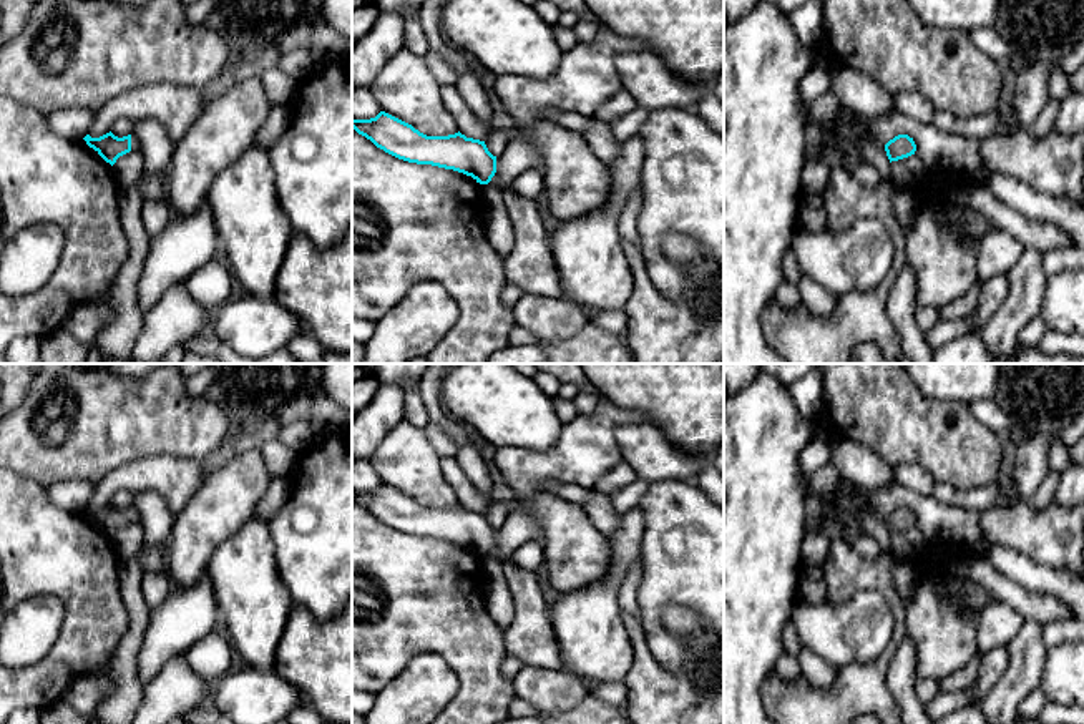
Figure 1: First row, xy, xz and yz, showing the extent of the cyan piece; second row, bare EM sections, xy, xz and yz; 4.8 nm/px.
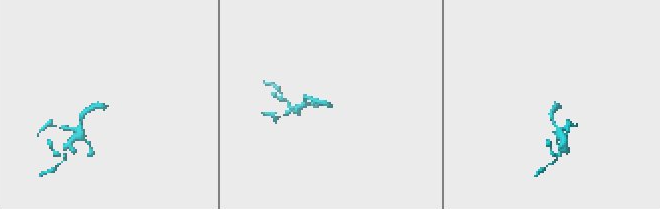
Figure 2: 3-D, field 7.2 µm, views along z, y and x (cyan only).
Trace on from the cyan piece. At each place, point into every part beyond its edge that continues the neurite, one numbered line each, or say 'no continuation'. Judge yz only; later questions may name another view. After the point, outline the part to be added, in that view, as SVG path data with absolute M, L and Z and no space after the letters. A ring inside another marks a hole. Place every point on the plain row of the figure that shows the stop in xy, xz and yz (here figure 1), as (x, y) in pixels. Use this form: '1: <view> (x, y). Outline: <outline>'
no continuation

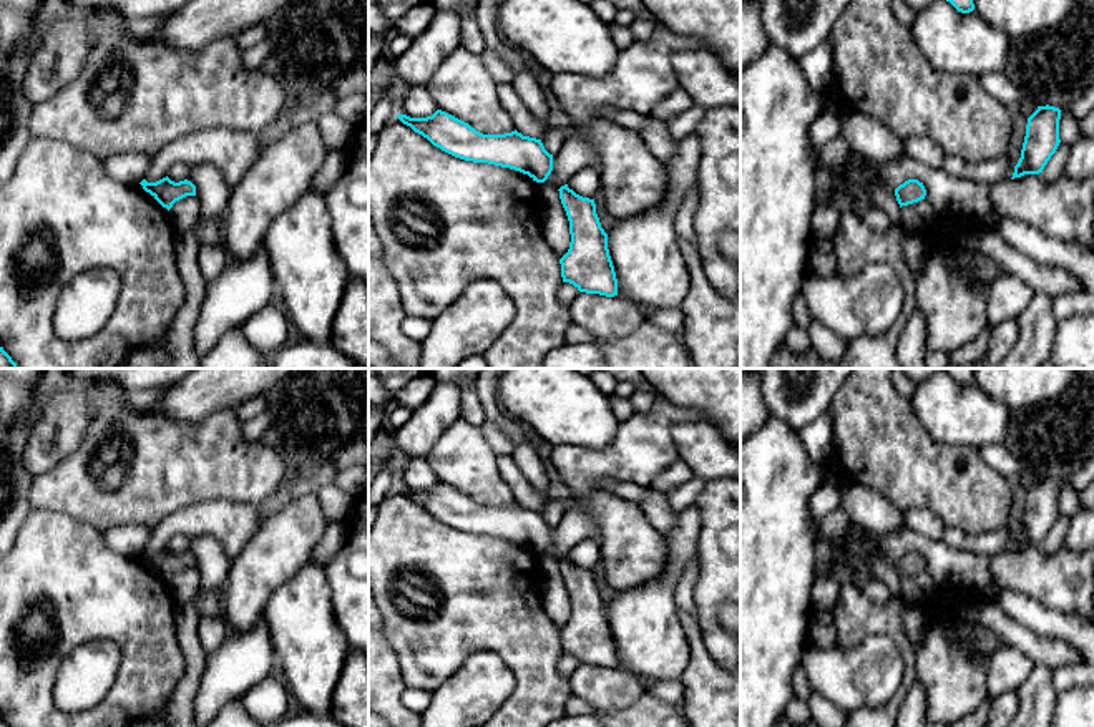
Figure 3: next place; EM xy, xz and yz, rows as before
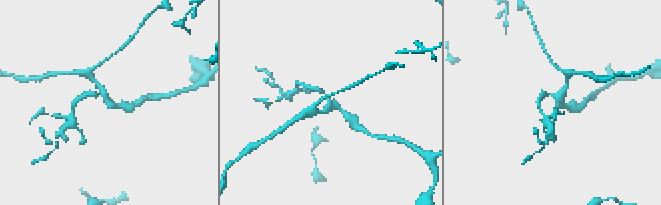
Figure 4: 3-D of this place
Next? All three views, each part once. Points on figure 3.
no continuation

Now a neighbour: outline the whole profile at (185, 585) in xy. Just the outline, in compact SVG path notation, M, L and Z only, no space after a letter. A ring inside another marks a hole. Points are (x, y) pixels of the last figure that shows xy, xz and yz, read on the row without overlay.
M186 568L173 576L169 588L176 604L194 603L199 588L201 574L198 568Z

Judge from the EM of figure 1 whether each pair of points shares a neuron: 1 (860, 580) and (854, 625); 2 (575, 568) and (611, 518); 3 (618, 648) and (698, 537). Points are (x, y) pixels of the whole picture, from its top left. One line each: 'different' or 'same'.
1: different
2: different
3: different

